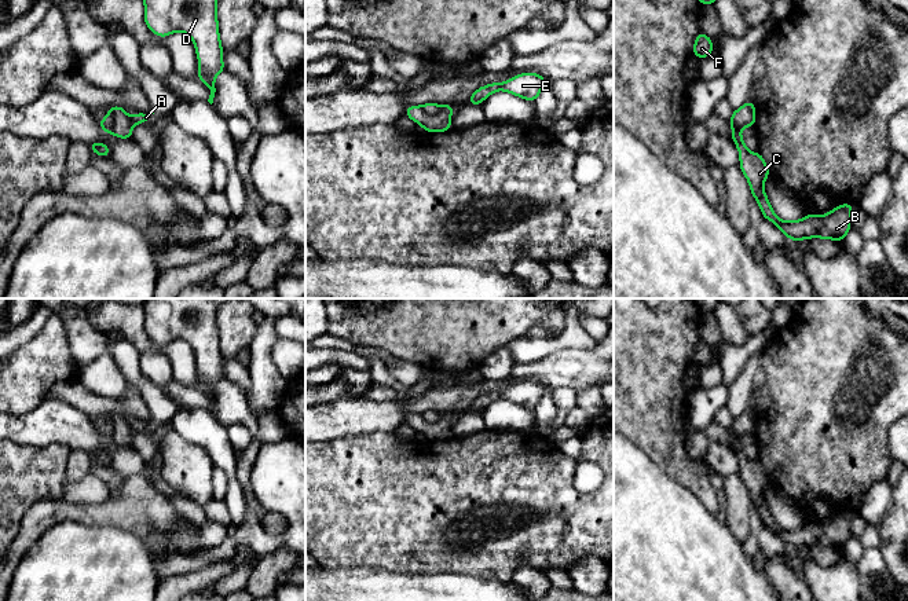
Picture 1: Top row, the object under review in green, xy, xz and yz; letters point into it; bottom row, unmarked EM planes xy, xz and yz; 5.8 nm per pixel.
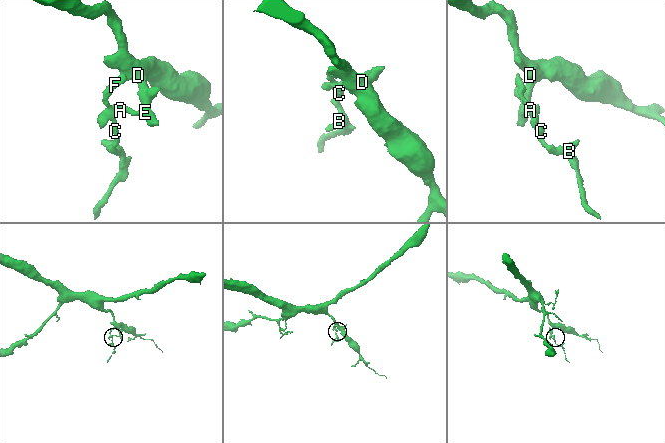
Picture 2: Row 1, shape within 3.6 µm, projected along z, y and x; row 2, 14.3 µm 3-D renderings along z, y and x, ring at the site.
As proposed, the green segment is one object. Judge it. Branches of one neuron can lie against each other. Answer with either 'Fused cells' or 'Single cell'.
Fused cells

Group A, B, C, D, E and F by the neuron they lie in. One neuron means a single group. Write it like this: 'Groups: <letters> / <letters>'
Groups: A D E / B C F

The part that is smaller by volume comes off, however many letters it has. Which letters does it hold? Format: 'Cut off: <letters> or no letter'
Cut off: B, C, F

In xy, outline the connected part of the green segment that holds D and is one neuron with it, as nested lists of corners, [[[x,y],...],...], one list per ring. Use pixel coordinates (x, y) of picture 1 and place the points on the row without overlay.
[[[149,298],[142,307],[144,330],[155,344],[184,340],[191,345],[199,370],[197,386],[208,393],[212,413],[215,385],[226,380],[216,325],[219,304],[213,298]]]

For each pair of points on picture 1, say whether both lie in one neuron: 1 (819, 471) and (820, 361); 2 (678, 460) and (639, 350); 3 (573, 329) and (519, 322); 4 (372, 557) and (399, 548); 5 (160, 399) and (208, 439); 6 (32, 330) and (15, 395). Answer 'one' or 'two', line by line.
1: one
2: one
3: two
4: one
5: two
6: two

